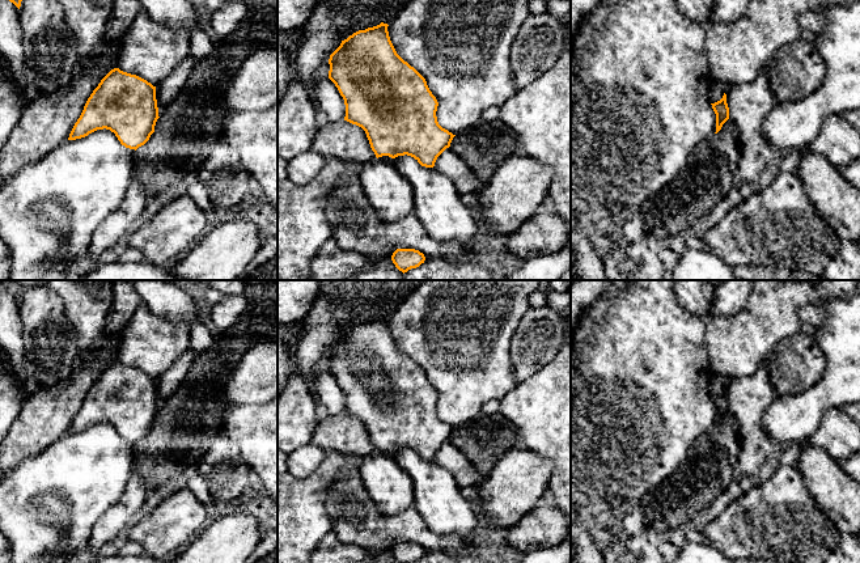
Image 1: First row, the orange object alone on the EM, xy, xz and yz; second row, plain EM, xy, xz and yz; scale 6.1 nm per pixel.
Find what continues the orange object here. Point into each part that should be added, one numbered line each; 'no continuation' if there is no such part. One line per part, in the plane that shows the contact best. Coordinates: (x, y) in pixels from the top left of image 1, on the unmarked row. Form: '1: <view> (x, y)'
no continuation

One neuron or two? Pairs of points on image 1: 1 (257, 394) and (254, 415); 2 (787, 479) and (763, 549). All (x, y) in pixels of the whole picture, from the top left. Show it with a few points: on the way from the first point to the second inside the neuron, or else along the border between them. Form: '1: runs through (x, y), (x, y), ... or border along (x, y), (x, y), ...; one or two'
1: border along (263, 403), (237, 403), (229, 409); two
2: runs through (784, 496), (784, 520), (772, 532); one

